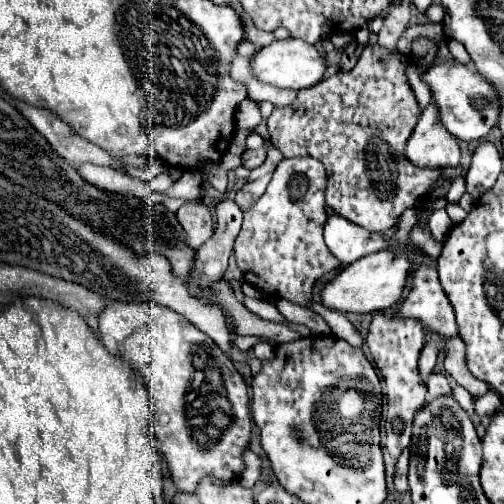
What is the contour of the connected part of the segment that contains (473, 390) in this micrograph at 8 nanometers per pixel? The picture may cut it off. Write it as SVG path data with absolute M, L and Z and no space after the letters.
M460 338L448 340L444 344L444 350L446 350L446 360L444 360L446 372L460 386L464 386L472 396L482 396L482 392L488 392L490 390L490 386L484 380L474 378L472 372L466 368L466 352L464 352L466 348L464 348L464 342Z

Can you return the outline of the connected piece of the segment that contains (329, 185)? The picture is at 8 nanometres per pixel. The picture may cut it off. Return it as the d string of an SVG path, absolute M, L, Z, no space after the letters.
M368 44L348 74L334 74L312 88L298 92L298 98L286 106L276 108L266 120L268 136L284 158L310 156L326 168L326 204L346 220L366 228L368 232L388 232L404 212L418 202L418 196L428 196L432 182L440 176L438 170L422 170L412 166L404 156L404 144L410 138L420 116L416 98L404 76L404 62L410 56L388 52L378 44Z

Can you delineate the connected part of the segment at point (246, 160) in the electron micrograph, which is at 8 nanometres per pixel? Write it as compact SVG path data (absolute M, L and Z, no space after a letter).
M266 148L246 150L246 152L242 154L242 166L244 166L244 168L248 168L248 170L252 170L252 168L260 166L260 164L264 162L264 158L266 158Z

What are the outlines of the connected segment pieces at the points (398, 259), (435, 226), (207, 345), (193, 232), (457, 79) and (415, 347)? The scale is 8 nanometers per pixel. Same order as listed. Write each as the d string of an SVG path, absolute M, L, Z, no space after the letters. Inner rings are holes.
M388 250L374 252L356 260L350 266L344 266L320 292L320 300L326 308L338 310L344 314L368 314L382 308L392 308L406 286L406 276L410 262L406 256L394 256Z
M442 208L442 210L434 210L434 214L428 218L428 226L430 226L434 238L444 240L446 234L448 234L448 230L452 228L452 220L450 220L450 216L446 214L444 208ZM436 212L438 212L438 214L436 214Z
M108 300L98 324L104 346L144 374L146 388L150 392L152 438L168 462L176 488L180 492L194 492L196 484L206 474L212 474L220 480L238 480L244 470L242 452L248 446L252 430L248 414L248 390L232 360L218 348L218 344L214 344L210 336L194 328L194 324L190 324L178 312L172 312L172 308L154 302Z
M200 200L184 202L180 210L176 212L176 218L182 224L182 228L186 230L186 242L192 248L202 246L210 238L210 234L214 234L216 230L210 208Z
M436 64L422 72L422 82L430 86L432 102L438 106L440 122L462 142L482 140L490 128L498 122L498 94L494 88L472 68L452 66L452 64Z
M376 316L370 324L366 344L382 378L386 380L386 452L392 460L398 460L402 450L410 446L410 426L414 412L426 404L426 386L424 380L418 376L418 356L424 346L424 330L416 320L394 320L392 316Z

